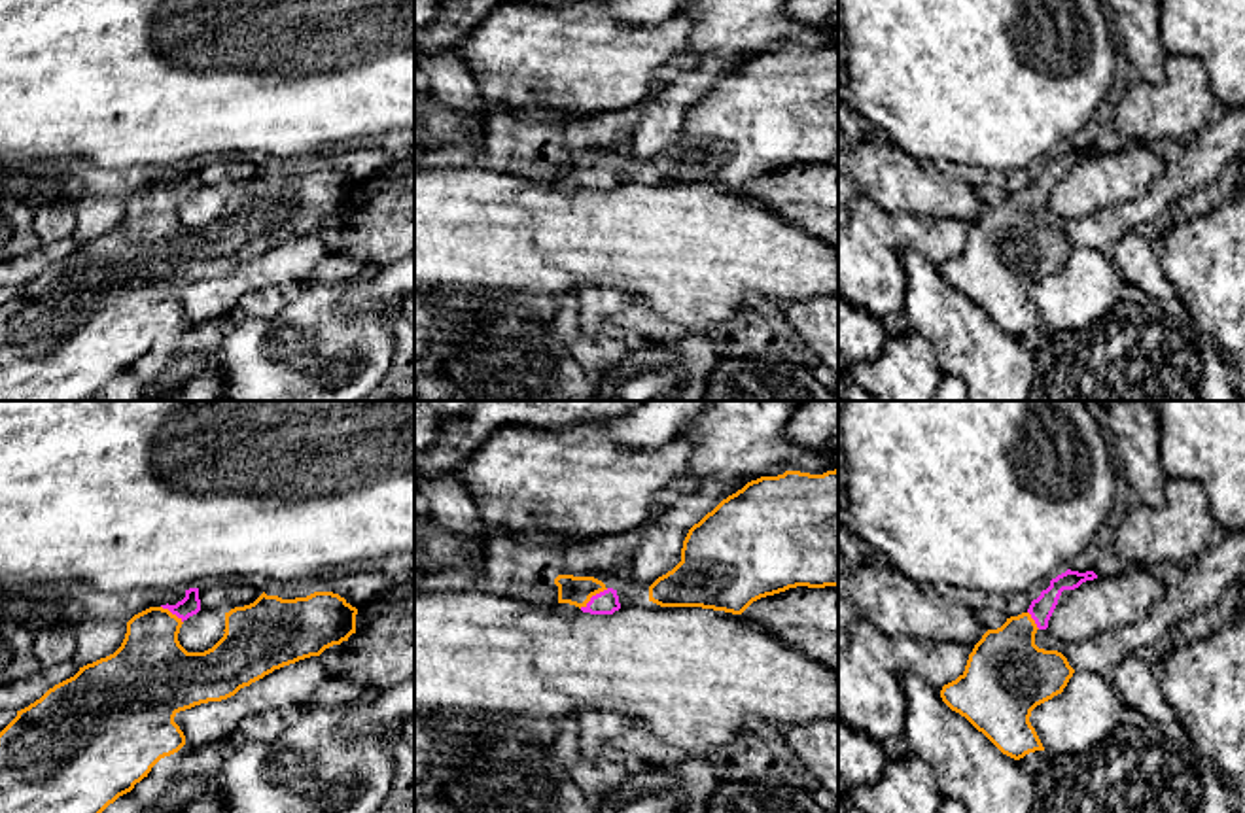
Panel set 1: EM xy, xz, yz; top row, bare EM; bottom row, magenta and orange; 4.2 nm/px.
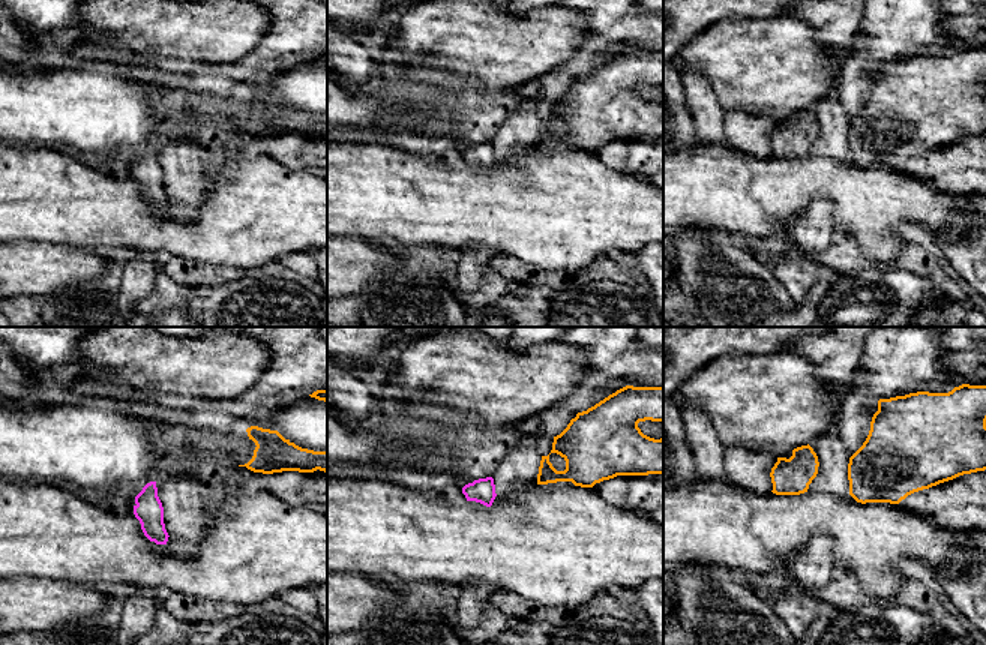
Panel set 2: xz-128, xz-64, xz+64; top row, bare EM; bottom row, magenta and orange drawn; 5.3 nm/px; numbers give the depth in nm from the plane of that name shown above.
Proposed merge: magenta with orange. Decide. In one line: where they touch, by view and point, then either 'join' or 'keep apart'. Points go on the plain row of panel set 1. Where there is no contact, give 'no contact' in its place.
contact xz (593, 172); join

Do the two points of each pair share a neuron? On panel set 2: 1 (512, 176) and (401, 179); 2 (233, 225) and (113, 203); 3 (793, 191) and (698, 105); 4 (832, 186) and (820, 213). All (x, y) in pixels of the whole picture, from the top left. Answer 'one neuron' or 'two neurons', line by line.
1: one neuron
2: one neuron
3: two neurons
4: two neurons

